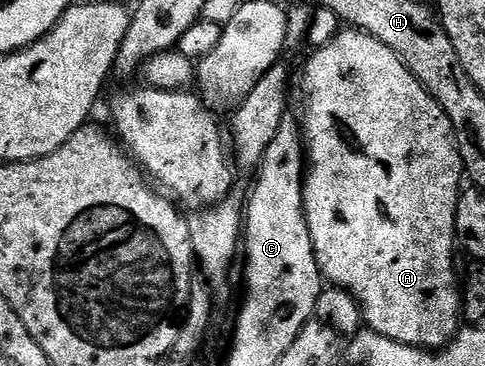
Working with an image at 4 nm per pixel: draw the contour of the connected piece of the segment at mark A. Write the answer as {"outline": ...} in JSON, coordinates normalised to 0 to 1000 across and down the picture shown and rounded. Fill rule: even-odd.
{"outline":[[[715,74],[699,85],[687,109],[639,148],[639,167],[623,197],[619,358],[627,374],[627,426],[635,440],[627,459],[623,571],[631,577],[656,740],[687,784],[707,787],[736,820],[738,839],[746,844],[753,893],[761,904],[779,907],[786,918],[800,918],[829,940],[918,943],[948,904],[948,787],[940,773],[940,743],[936,754],[936,609],[948,516],[957,503],[953,434],[924,322],[911,309],[909,290],[870,240],[870,227],[837,189],[829,161],[808,148],[808,137],[792,126],[792,115],[767,104],[767,93],[744,87],[740,77]]]}

